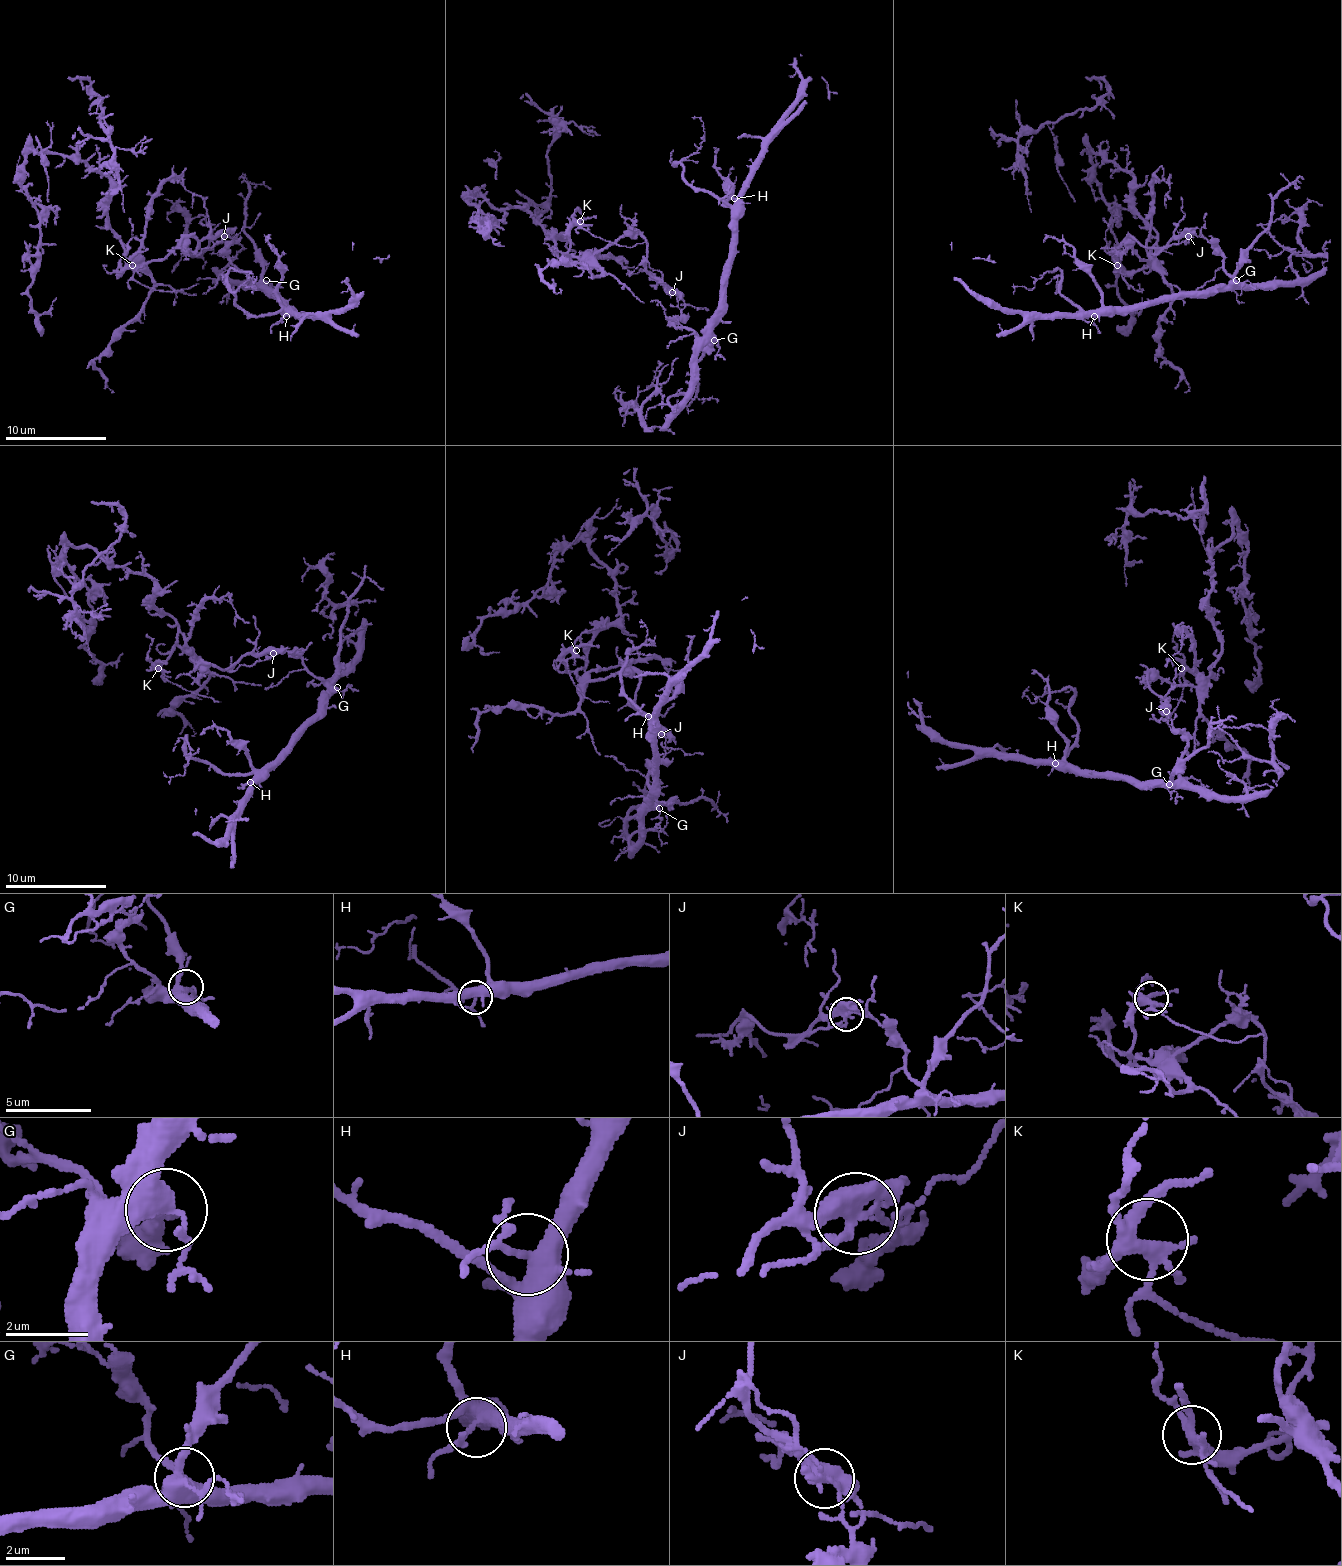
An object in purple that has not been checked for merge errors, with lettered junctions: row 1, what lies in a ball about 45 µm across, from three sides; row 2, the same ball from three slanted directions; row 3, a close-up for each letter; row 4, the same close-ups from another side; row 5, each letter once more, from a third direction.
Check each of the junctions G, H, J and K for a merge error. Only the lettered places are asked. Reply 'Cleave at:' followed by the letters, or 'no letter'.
Cleave at: J

